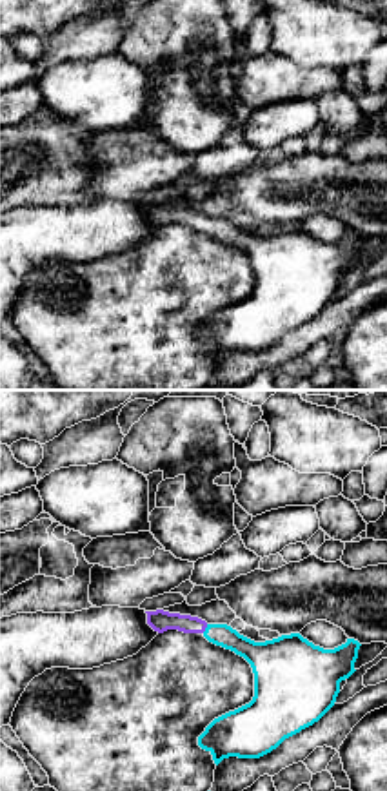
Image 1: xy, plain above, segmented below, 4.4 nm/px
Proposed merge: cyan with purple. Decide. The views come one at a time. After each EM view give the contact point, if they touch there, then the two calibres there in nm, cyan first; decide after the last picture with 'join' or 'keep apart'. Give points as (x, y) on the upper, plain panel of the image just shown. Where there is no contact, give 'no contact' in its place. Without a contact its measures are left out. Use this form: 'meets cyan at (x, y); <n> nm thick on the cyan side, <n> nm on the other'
meets cyan at (206, 222); 100 nm thick on the cyan side, 100 nm on the other

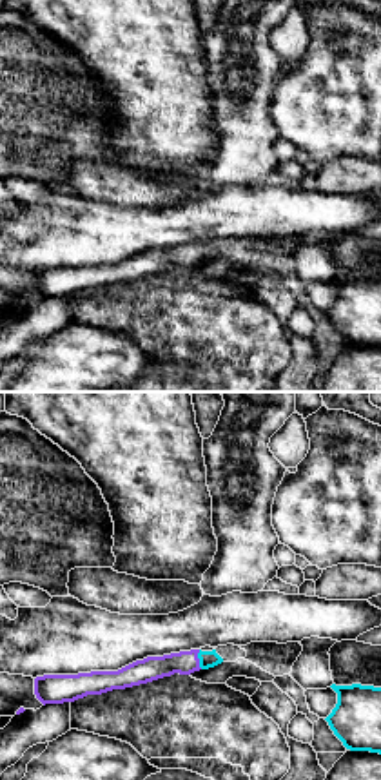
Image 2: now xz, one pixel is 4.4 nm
meets cyan at (198, 251); 80 nm thick on the cyan side, 110 nm on the other

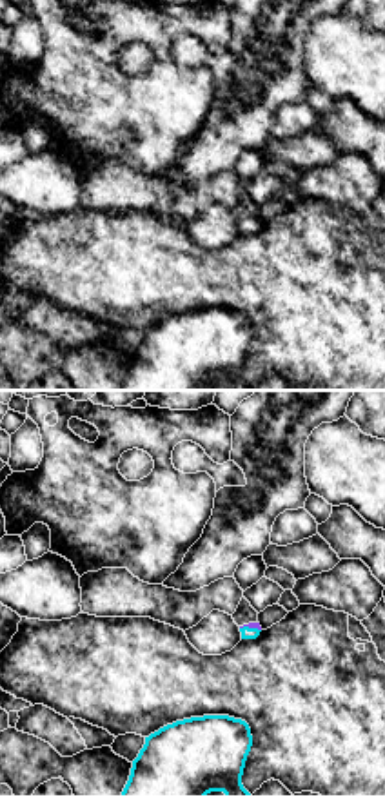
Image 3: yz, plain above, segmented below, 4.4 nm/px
meets cyan at (251, 222); 50 nm thick on the cyan side, 30 nm on the other

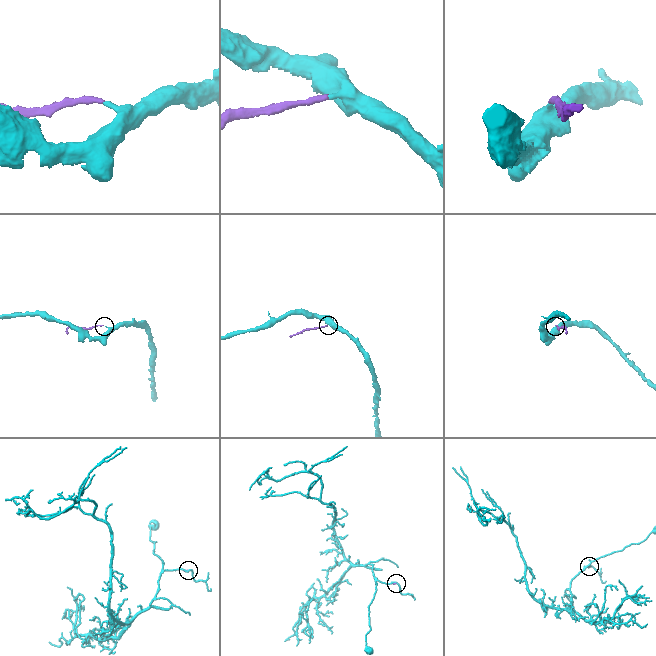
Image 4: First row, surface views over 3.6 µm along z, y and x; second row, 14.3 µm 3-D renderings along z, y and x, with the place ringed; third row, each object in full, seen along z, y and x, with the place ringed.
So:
join

